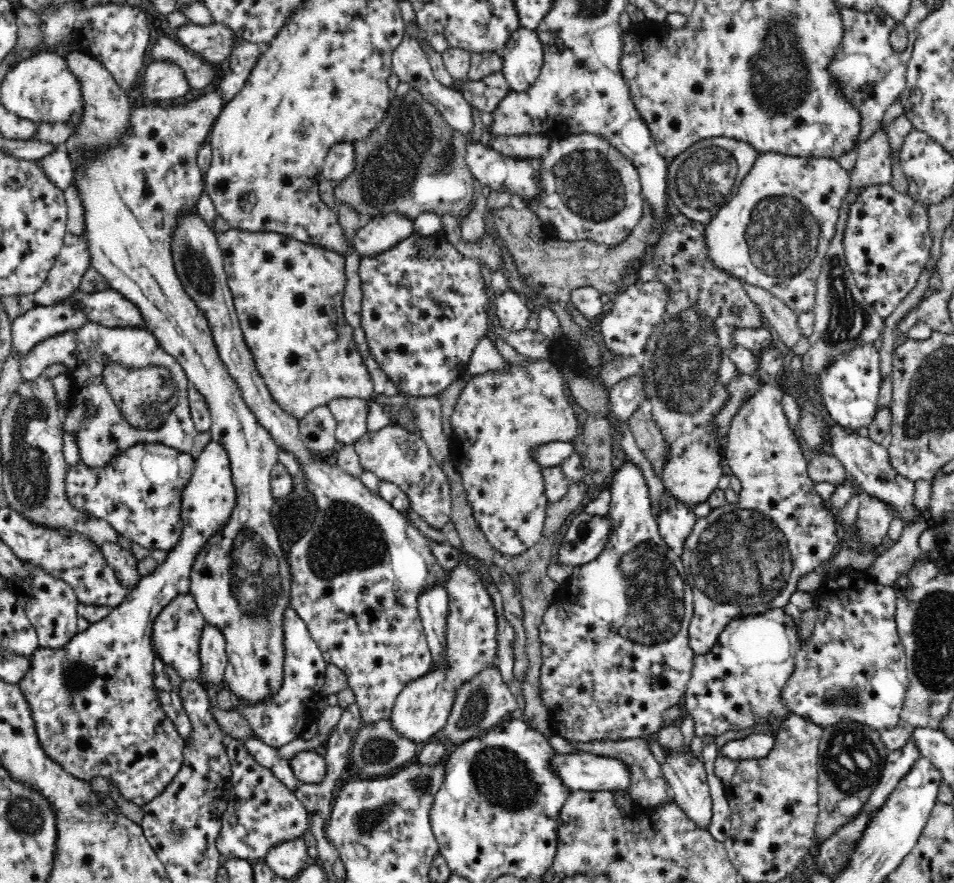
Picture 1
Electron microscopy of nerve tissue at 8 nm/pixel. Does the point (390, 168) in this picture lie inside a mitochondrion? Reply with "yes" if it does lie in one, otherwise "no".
yes

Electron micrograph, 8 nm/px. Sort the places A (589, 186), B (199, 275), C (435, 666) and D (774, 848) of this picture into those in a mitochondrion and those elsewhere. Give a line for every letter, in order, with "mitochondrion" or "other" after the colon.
A: mitochondrion
B: mitochondrion
C: other
D: other

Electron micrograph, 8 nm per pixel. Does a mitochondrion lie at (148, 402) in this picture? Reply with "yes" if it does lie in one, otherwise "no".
yes

